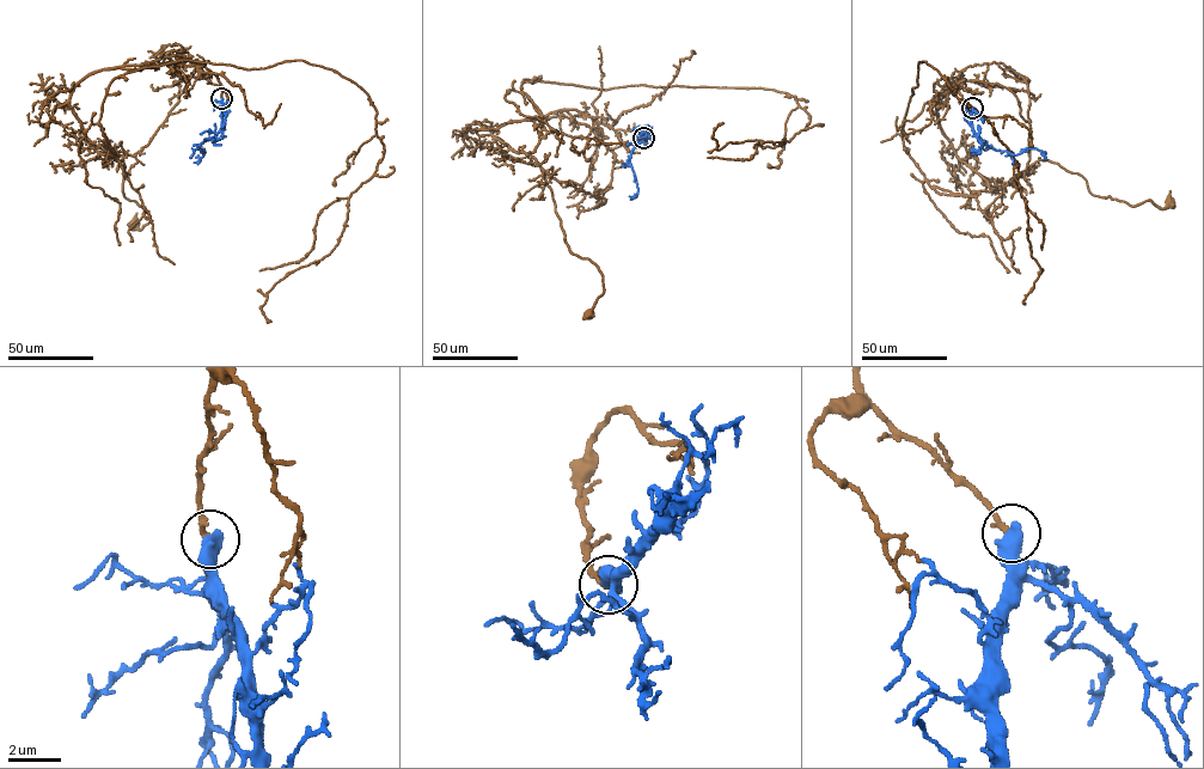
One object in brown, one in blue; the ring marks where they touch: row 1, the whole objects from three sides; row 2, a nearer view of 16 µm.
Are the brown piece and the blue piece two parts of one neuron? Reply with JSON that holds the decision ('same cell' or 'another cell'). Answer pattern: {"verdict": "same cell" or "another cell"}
{"verdict": "another cell"}

